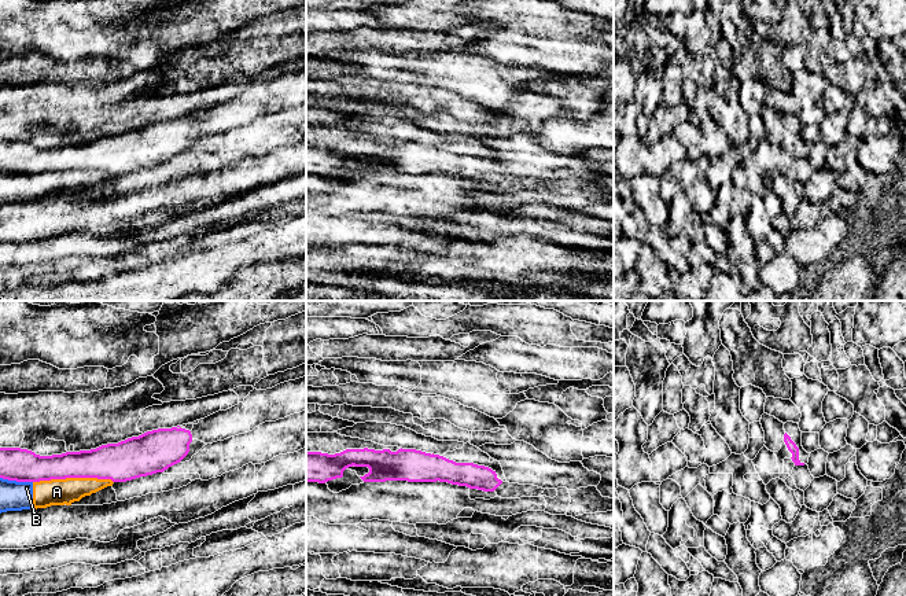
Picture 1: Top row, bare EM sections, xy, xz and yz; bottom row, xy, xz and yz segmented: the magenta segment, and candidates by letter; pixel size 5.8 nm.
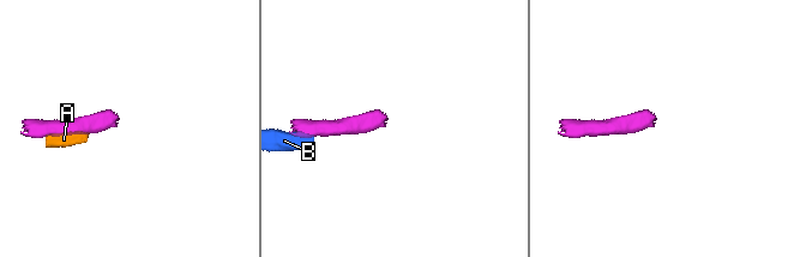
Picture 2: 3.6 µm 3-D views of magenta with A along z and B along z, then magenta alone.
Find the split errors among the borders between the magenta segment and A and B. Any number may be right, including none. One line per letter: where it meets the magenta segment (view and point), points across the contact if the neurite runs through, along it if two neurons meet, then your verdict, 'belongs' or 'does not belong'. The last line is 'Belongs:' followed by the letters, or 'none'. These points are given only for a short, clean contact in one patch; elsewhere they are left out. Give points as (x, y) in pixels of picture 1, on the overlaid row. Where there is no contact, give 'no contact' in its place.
A: xy (73, 477) | does not belong
B: xy (17, 481) | along xy (0, 477), (8, 481), (32, 482) | does not belong
Belongs: none

